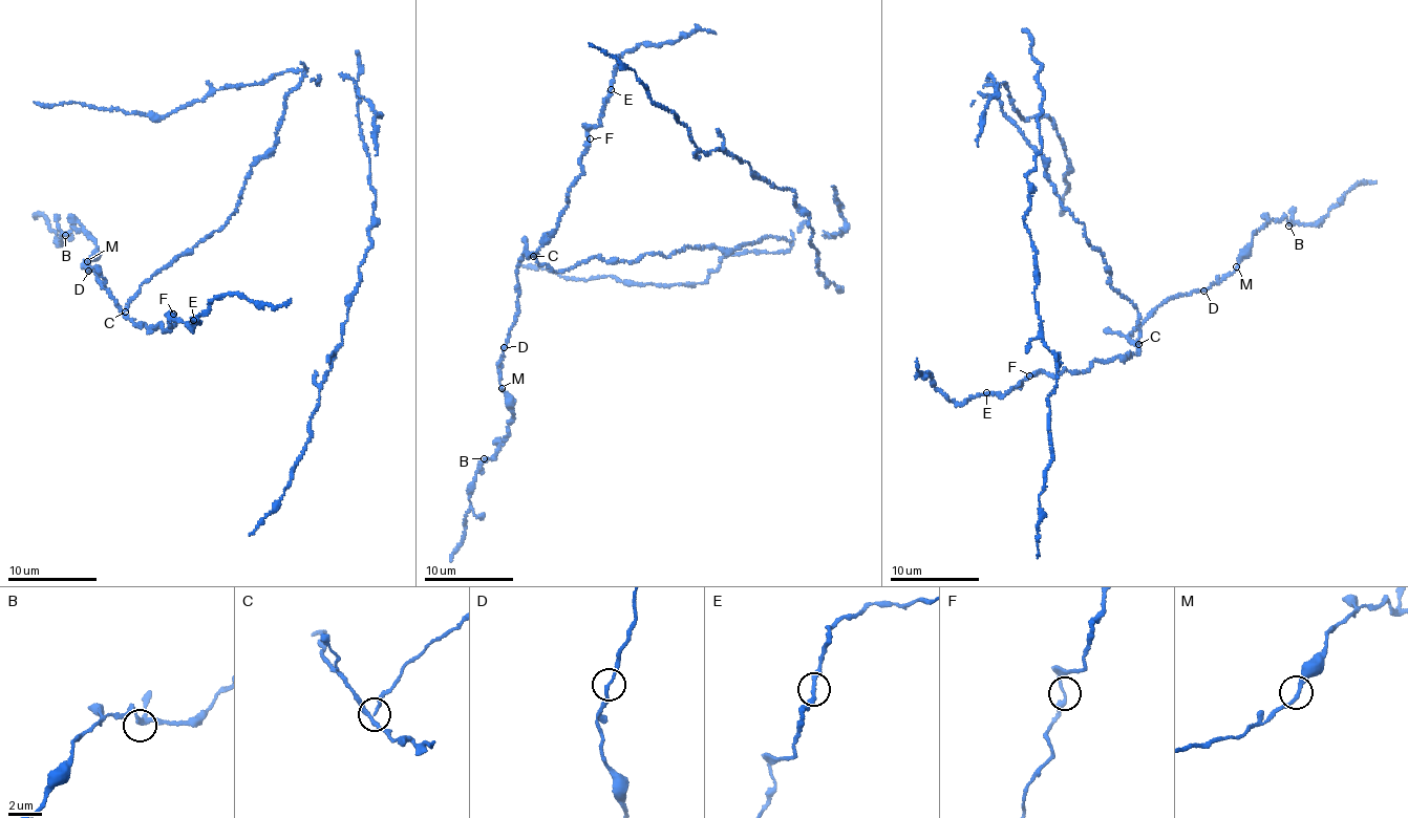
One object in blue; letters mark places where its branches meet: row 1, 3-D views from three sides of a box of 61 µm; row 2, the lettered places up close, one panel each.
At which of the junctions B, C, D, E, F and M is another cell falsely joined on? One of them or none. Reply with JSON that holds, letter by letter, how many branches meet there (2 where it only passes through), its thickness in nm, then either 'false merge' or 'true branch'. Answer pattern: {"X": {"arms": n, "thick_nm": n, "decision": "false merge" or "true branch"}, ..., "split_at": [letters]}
{"B": {"arms": 3, "thick_nm": 200, "decision": "true branch"}, "C": {"arms": 3, "thick_nm": 200, "decision": "false merge"}, "D": {"arms": 2, "thick_nm": 170, "decision": "true branch"}, "E": {"arms": 2, "thick_nm": 240, "decision": "true branch"}, "F": {"arms": 2, "thick_nm": 240, "decision": "true branch"}, "M": {"arms": 2, "thick_nm": 220, "decision": "true branch"}, "split_at": ["C"]}

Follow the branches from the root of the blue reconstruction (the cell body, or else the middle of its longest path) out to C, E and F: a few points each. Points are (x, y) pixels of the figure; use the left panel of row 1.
C: (285, 104), (274, 146), (252, 165), (230, 219), (205, 240), (175, 256), (149, 281), (143, 282), (126, 310)
E: (285, 104), (230, 219), (143, 282), (124, 313), (166, 330), (169, 314), (193, 320)
F: (285, 104), (274, 146), (252, 165), (230, 219), (143, 282), (124, 313), (134, 324), (166, 330), (173, 315)

